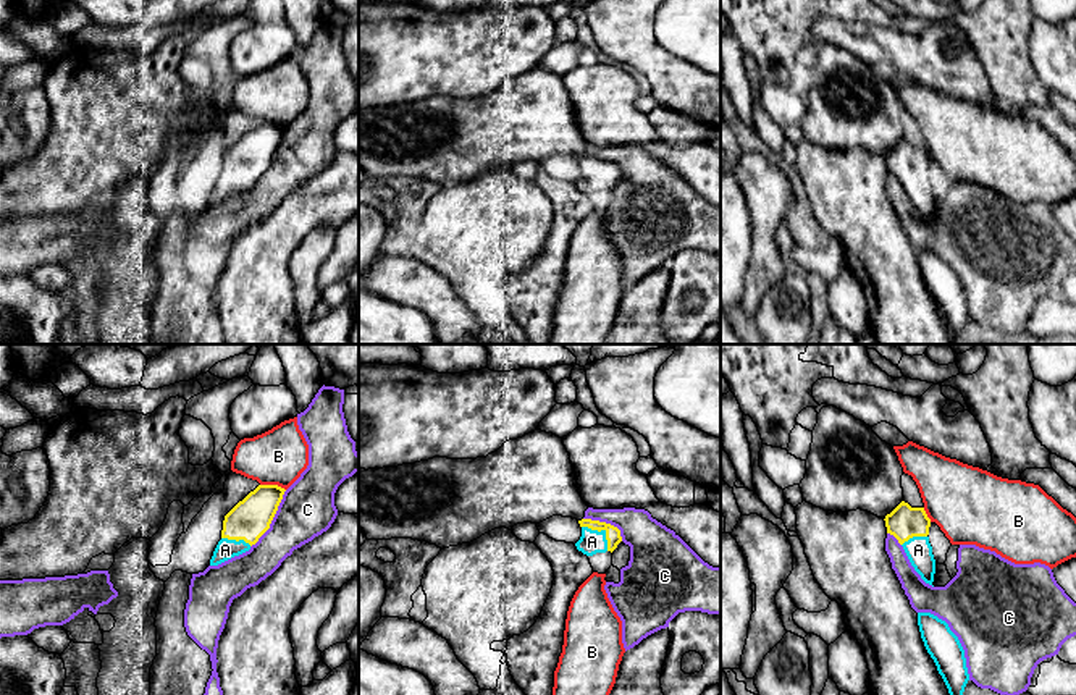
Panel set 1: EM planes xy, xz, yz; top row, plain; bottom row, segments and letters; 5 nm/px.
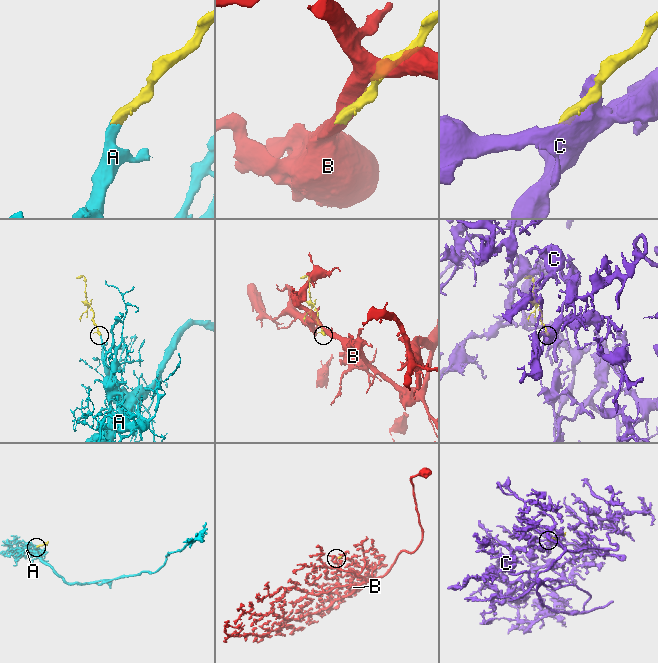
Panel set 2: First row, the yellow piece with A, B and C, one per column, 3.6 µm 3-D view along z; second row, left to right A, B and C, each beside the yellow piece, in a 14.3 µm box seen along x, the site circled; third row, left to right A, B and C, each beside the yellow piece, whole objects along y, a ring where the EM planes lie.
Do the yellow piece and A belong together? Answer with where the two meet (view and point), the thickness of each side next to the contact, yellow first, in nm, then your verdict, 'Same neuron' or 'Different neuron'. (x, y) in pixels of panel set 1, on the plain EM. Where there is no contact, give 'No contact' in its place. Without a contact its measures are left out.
Touches yellow at xz (603, 167). Thickness 80 nm (yellow) against 120 nm. Same neuron

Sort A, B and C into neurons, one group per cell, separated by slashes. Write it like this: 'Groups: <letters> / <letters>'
Groups: A / B / C

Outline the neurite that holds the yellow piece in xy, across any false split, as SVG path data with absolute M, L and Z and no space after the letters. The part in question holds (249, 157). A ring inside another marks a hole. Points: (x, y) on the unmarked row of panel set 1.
M258 123L225 154L221 178L213 189L210 204L249 189L270 166L284 129L278 123Z

